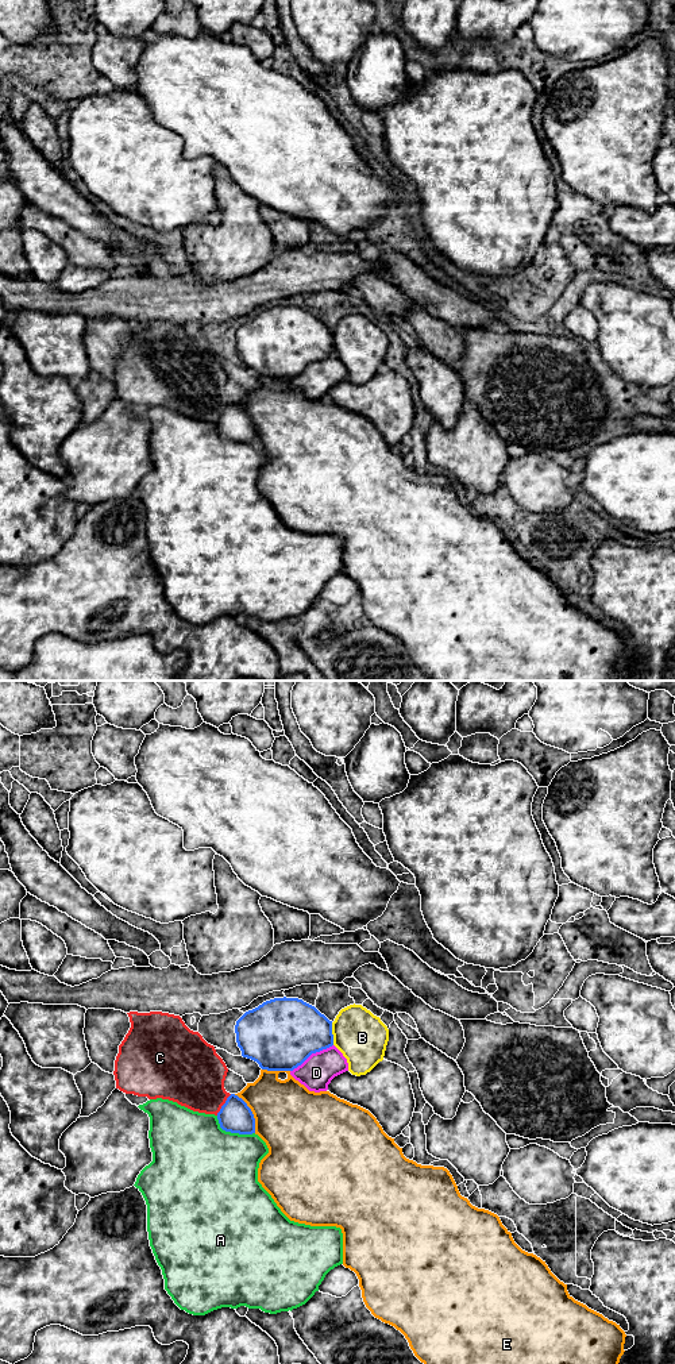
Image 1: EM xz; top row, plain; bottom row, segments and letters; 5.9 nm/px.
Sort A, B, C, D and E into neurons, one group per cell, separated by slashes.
A / B / C / D / E

